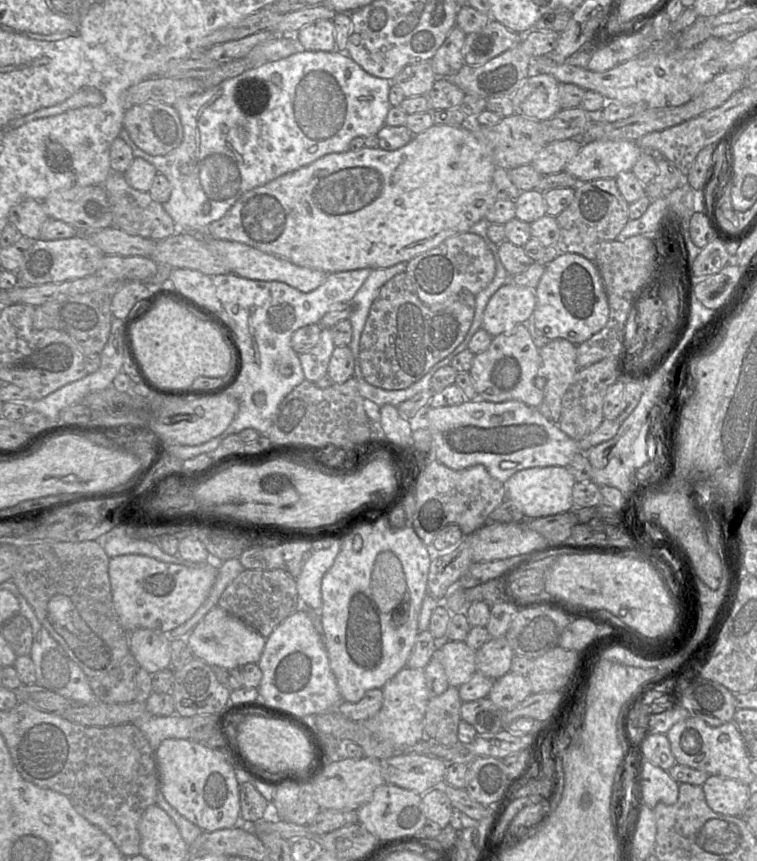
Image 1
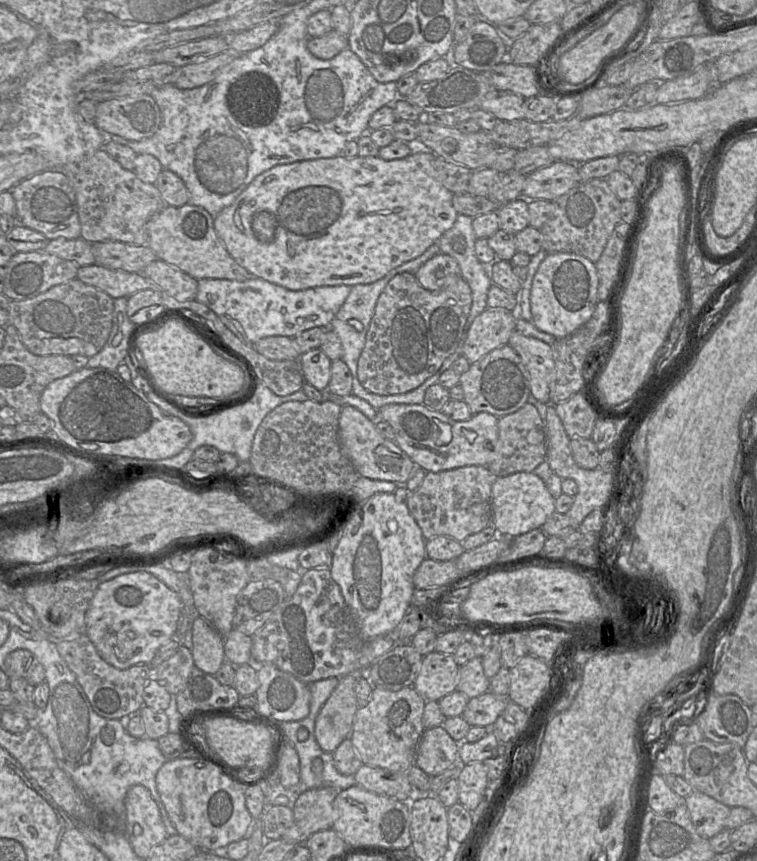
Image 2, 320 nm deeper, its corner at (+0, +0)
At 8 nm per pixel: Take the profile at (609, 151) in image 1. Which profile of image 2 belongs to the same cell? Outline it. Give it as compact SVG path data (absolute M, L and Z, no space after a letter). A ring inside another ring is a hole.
M554 161L526 176L522 197L553 201L579 183L578 164Z

